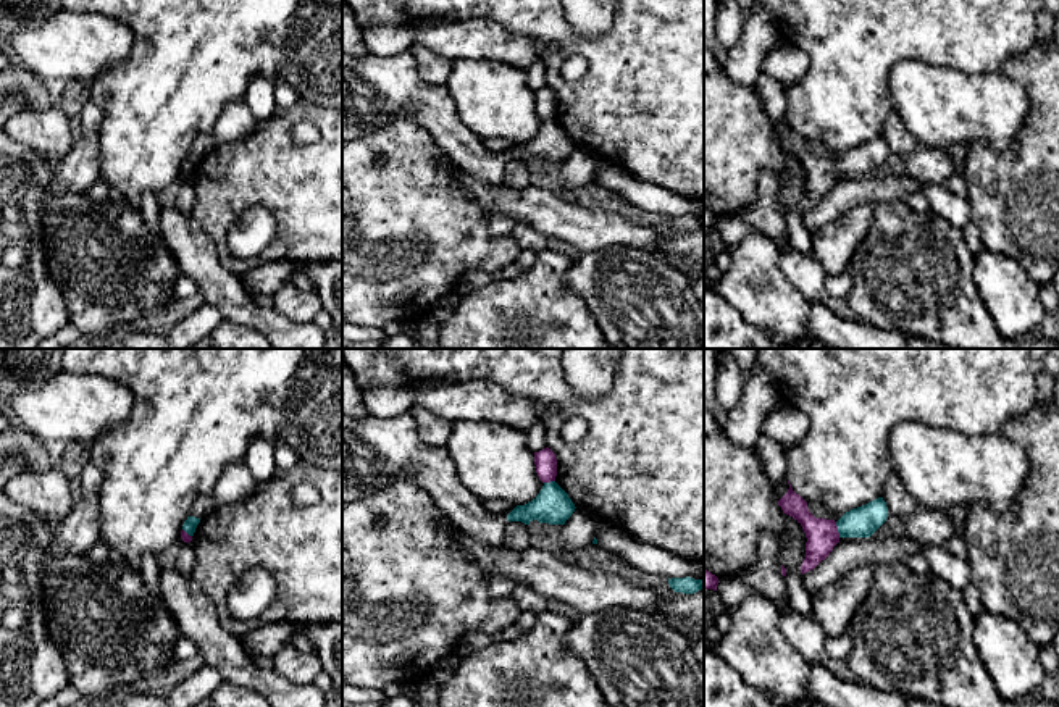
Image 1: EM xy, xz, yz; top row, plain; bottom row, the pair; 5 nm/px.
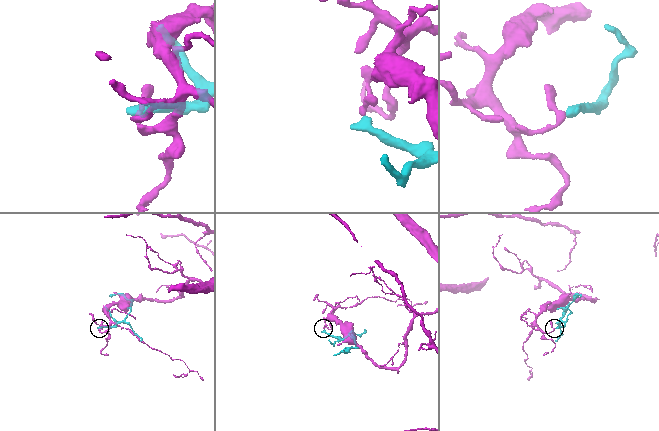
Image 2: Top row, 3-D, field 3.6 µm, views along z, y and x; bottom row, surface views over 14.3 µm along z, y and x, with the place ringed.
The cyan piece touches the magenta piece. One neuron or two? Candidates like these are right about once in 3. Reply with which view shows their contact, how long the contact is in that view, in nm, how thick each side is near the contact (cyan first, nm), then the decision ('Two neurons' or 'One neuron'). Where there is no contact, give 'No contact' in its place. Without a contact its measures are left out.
Touches cyan in yz. Shared border 80 nm. Thickness 160 nm (cyan) against 160 nm. Two neurons

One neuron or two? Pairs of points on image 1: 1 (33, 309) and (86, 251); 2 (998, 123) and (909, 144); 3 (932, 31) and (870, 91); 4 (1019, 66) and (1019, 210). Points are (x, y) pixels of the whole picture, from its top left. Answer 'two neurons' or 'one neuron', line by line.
1: two neurons
2: two neurons
3: one neuron
4: one neuron

